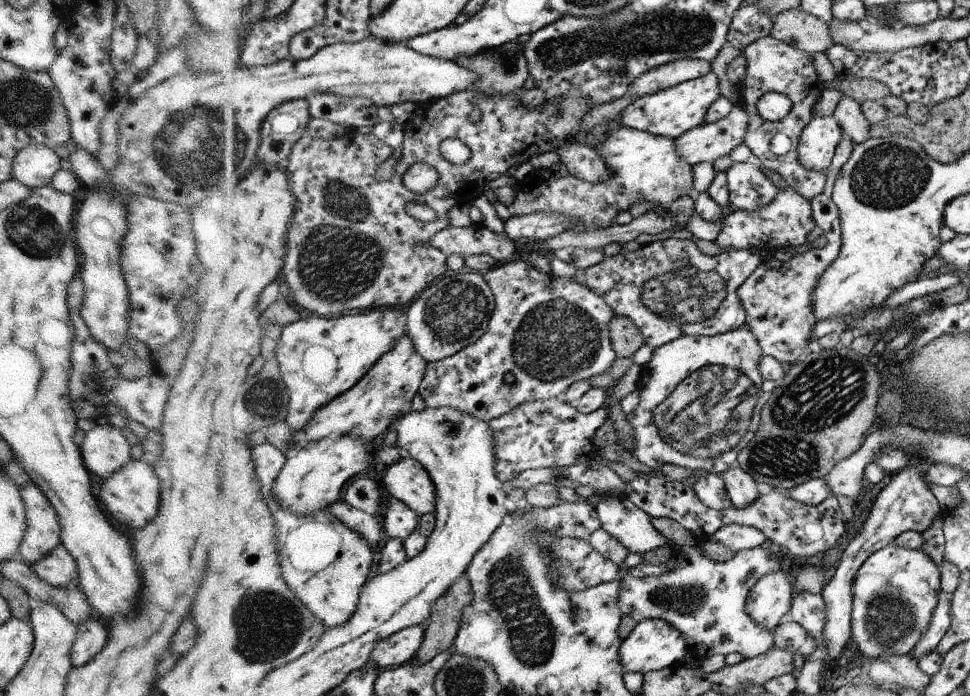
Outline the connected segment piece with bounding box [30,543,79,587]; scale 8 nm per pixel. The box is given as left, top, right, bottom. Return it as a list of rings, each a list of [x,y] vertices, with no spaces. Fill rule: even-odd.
[[[62,543],[42,560],[30,566],[40,577],[40,580],[55,587],[66,587],[72,580],[79,578],[75,558],[72,558],[72,555]]]

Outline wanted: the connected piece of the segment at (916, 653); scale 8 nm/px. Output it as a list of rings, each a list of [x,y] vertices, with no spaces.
[[[947,594],[941,595],[941,603],[937,606],[932,618],[932,626],[929,627],[924,638],[916,644],[916,648],[912,649],[910,652],[913,659],[918,661],[924,655],[936,651],[936,647],[947,633],[948,628],[950,628],[950,609],[950,596]]]

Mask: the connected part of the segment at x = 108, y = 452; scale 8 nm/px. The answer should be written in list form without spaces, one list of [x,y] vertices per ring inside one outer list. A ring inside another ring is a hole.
[[[109,423],[96,424],[86,432],[79,446],[84,466],[100,480],[120,470],[131,459],[130,448],[132,445],[121,429]]]

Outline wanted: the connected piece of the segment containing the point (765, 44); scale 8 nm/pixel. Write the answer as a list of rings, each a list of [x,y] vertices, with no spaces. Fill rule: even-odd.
[[[772,36],[762,37],[750,43],[742,54],[747,60],[744,82],[739,87],[741,106],[747,114],[747,133],[743,143],[752,151],[753,159],[759,165],[778,172],[790,189],[811,201],[823,193],[827,184],[826,172],[808,170],[800,164],[798,155],[803,130],[813,119],[814,106],[822,98],[822,82],[814,70],[812,56]],[[767,92],[785,94],[792,101],[790,112],[781,121],[764,120],[755,109],[755,103]]]

